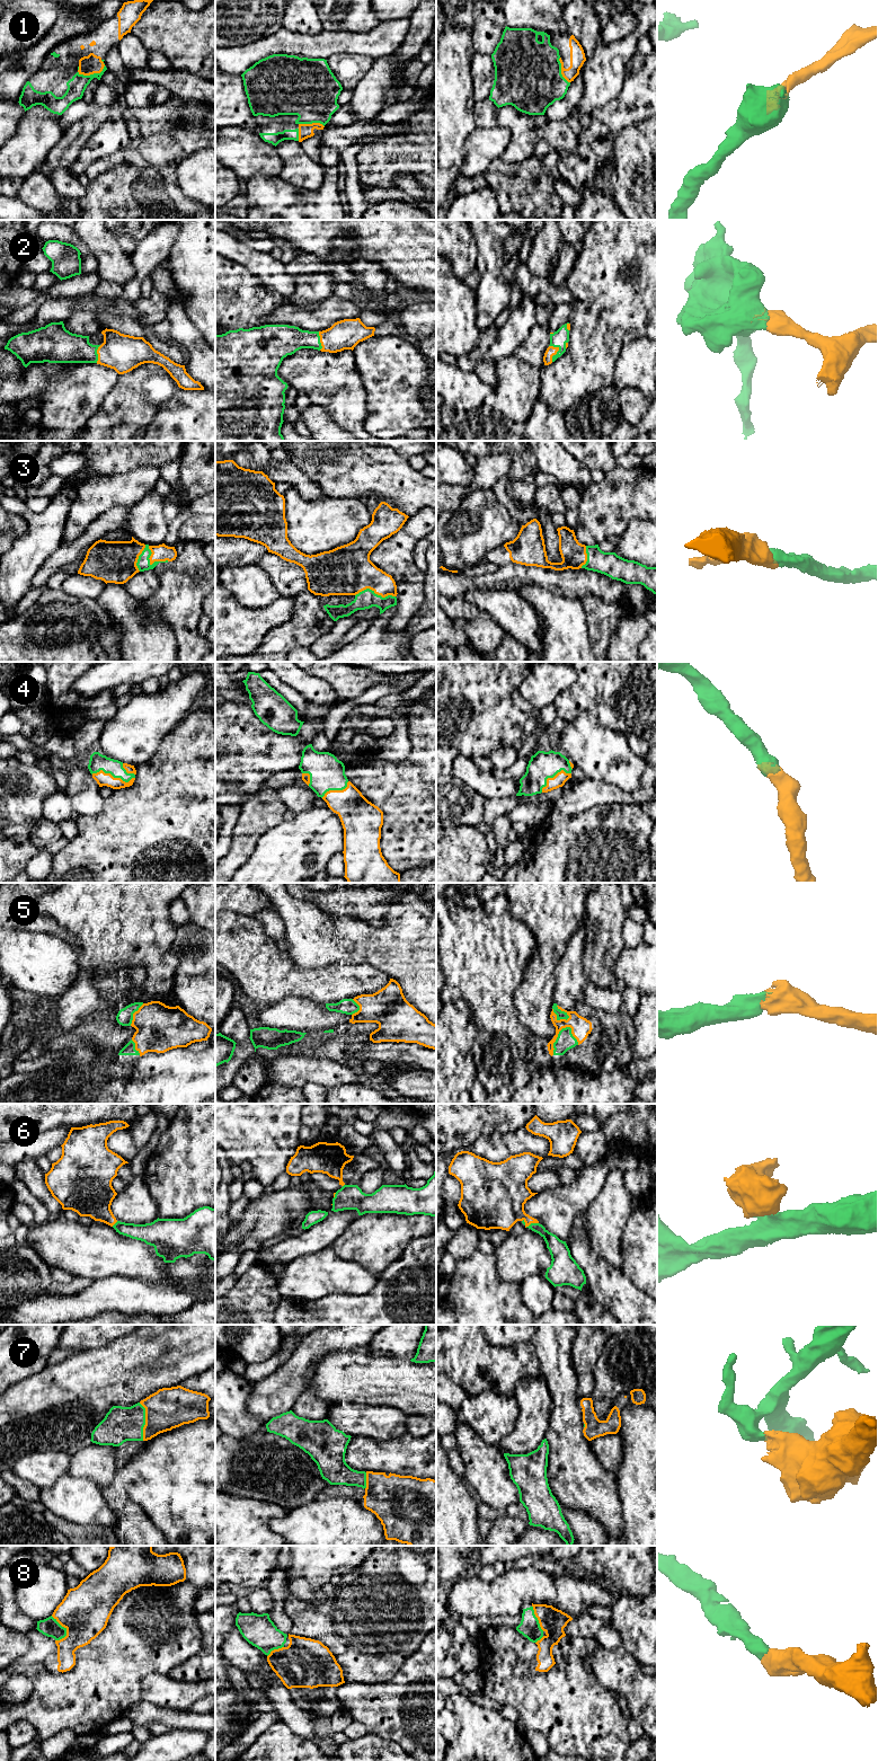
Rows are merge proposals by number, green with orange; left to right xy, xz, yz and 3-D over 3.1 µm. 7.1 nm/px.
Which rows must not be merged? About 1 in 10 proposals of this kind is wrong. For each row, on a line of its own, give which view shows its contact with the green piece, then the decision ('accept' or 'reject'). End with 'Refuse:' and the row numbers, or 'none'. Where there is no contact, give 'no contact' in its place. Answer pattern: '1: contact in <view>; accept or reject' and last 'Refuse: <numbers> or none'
1: contact in xy; accept
2: contact in yz; accept
3: contact in xz; accept
4: contact in xy; accept
5: contact in yz; accept
6: contact in yz; accept
7: contact in xy; accept
8: contact in xy; accept
Refuse: none

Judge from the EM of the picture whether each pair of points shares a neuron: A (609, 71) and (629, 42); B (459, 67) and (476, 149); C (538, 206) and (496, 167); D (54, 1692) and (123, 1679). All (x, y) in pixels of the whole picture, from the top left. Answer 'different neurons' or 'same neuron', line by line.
A: same neuron
B: different neurons
C: same neuron
D: same neuron

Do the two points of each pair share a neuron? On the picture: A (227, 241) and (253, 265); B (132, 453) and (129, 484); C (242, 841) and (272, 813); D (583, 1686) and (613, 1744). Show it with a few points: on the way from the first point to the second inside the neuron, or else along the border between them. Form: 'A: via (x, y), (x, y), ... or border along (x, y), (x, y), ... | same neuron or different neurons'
A: via (233, 248), (246, 258) | same neuron
B: border along (156, 466), (139, 466), (127, 471), (104, 475) | different neurons
C: via (249, 833), (264, 819) | same neuron
D: via (583, 1700), (583, 1714), (599, 1729) | same neuron

